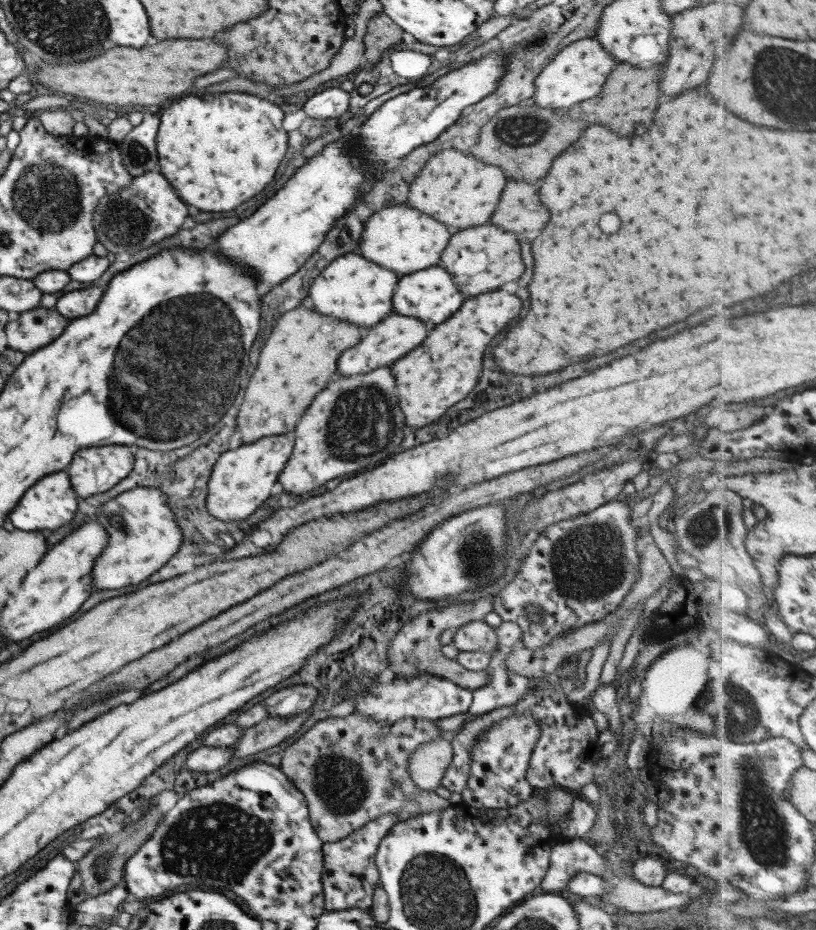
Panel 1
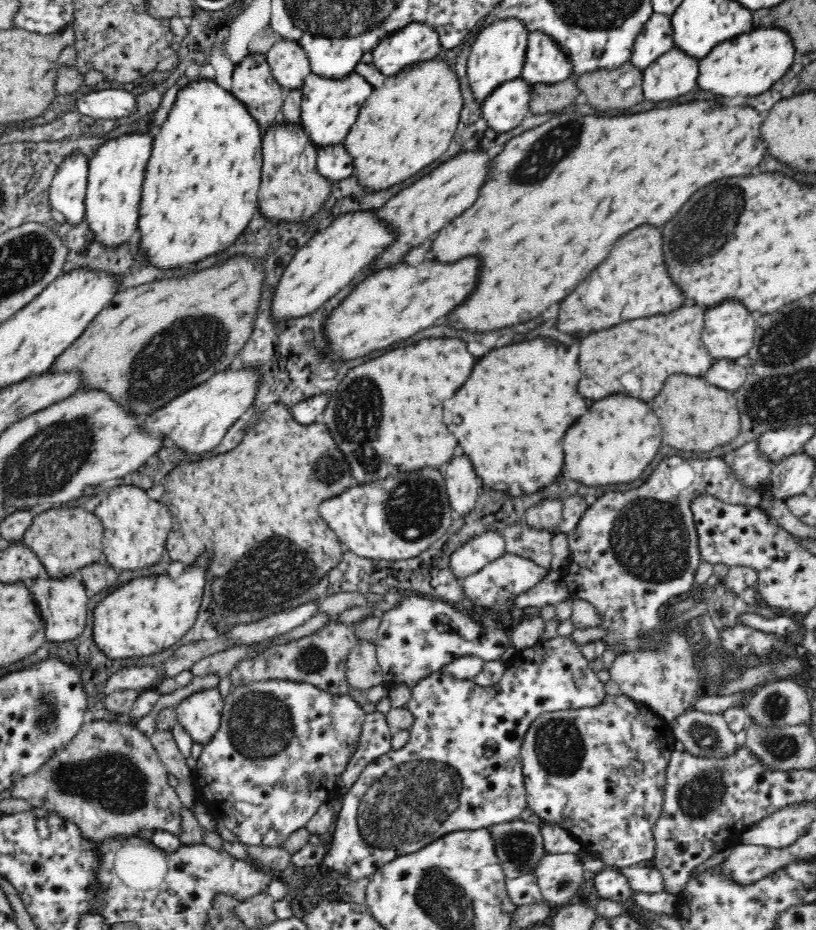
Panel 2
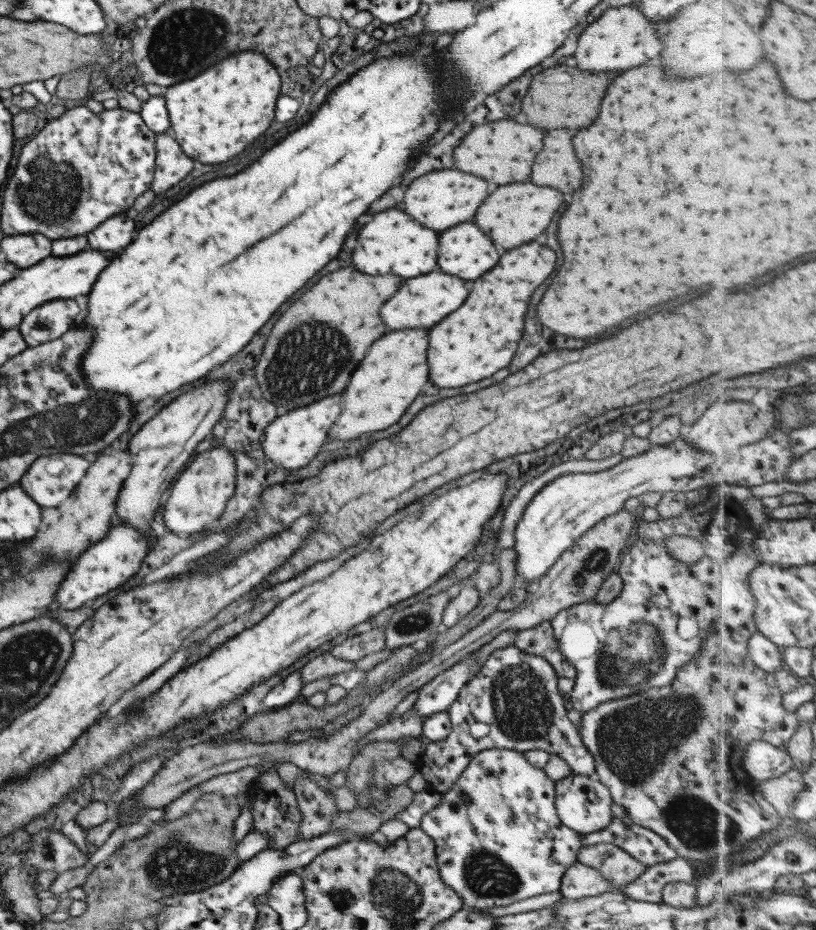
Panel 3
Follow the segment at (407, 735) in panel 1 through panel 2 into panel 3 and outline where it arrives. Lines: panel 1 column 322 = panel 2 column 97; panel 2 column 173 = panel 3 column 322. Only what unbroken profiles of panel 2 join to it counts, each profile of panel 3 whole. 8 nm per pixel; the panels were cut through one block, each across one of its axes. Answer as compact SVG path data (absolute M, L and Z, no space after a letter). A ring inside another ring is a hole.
M302 770L294 781L295 803L301 813L297 840L307 840L327 833L332 824L332 816L338 813L337 807L332 804L333 791L325 791L323 787L317 786L307 777L309 773Z

